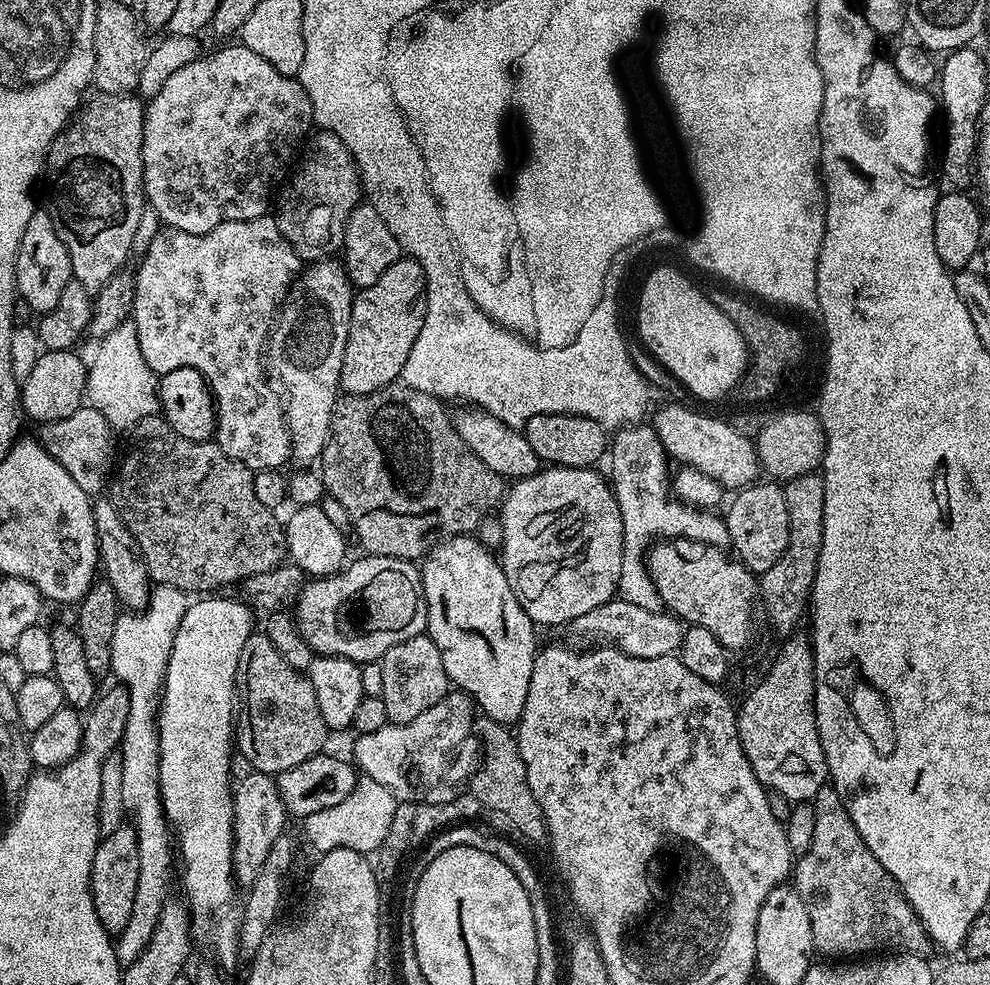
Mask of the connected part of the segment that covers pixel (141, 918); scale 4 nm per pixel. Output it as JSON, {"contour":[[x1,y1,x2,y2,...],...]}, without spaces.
{"contour":[[156,584,148,607,143,609,142,614,117,615,112,639,111,675,120,679,117,681,128,689,130,698,126,730,118,745,118,755,122,762,122,802,138,838,138,891,134,893,134,914,130,914,129,925,115,941,116,957,121,966,133,964,142,950,146,950,158,926,158,918,169,899,168,874,171,864,174,864,174,844,170,839,170,825,164,816,160,793,160,739,156,736,157,697,164,687,164,671,168,665,170,650,174,646,174,634,178,634,178,626,189,603,189,593,174,586]]}

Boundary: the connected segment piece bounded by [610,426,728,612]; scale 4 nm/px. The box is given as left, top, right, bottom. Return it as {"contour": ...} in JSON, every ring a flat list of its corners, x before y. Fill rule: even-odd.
{"contour":[[625,426,610,440,610,460,612,456,612,492,618,502,624,527,624,549,622,550,622,574,618,574,616,587,619,599,634,602,642,610,661,611,660,595,655,582,650,578,646,557,649,548,661,538,676,538,687,533,693,540,717,546,725,543,728,526,708,510,689,510,670,491,670,457,655,428,651,426]]}

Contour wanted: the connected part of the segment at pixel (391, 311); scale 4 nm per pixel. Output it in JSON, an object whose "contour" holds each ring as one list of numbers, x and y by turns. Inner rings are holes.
{"contour":[[401,258,389,266,374,282,374,286,359,289,352,298,352,321,346,342,346,354,342,358,341,389,350,396,365,396,378,392,387,384,397,383,401,379,406,358,410,358,410,350,422,330,422,322,426,318,428,291,426,290,426,274,417,260]]}

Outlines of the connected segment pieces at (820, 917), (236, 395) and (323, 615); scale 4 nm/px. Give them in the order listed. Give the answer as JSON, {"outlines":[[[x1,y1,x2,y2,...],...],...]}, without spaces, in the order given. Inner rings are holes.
{"outlines":[[[831,786,818,790,814,803,814,842,795,861,794,887,810,914,815,951,824,958,856,958,861,954,927,957,934,948,931,938,894,878,862,842,838,790]],[[265,214,253,220,235,220,234,222,222,222,214,226,206,234,186,234,186,230,177,228,161,227,161,232,148,244,148,249,144,252,144,257,140,260,140,270,135,271,136,289,134,290,134,302,130,313,131,323,136,326,138,334,138,346,142,346,142,358,146,358,146,366,155,372,157,377,165,376,170,370,179,368,193,368,202,374,208,381,208,387,212,389,212,399,216,401,216,435,214,443,234,462,242,462,246,467,252,469,253,473,261,472,267,468,283,469,284,463,289,463,292,455,292,443,288,427,284,421,284,405,277,389,270,383,266,375,266,345,268,343,268,333,274,327,274,317,278,312,278,305,282,297,292,286,292,281,300,275,302,271,302,261,290,242,282,234,282,230,277,226,275,219,271,215]],[[364,554,361,557,361,560,353,564,351,561,332,576,309,579,294,600,294,619,302,638,306,638,313,653,341,656,364,666,367,660,379,661,386,650,390,650,390,646,398,646,398,642,406,642,406,638,421,635,428,627,428,607,420,581,420,568,413,561,399,560,396,556]]]}

